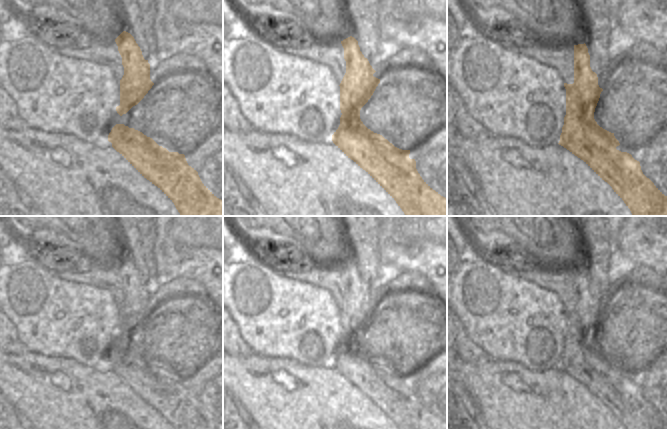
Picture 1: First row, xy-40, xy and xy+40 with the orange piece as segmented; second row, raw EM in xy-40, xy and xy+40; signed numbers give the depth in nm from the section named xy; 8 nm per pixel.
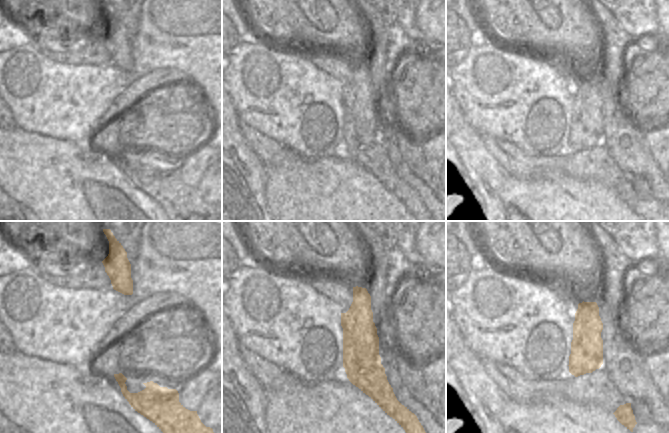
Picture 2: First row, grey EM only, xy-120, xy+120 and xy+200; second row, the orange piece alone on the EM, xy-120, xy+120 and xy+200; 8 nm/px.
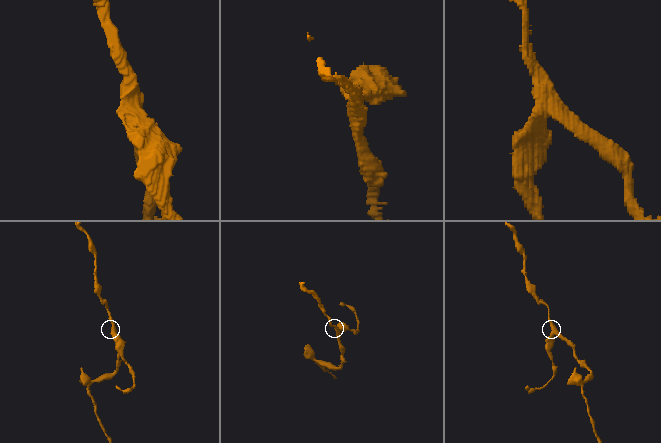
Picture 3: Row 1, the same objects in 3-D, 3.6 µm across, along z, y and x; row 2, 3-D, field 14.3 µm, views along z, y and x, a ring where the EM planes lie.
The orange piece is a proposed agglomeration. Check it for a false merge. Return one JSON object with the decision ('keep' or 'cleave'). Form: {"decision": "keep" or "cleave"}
{"decision": "cleave"}

